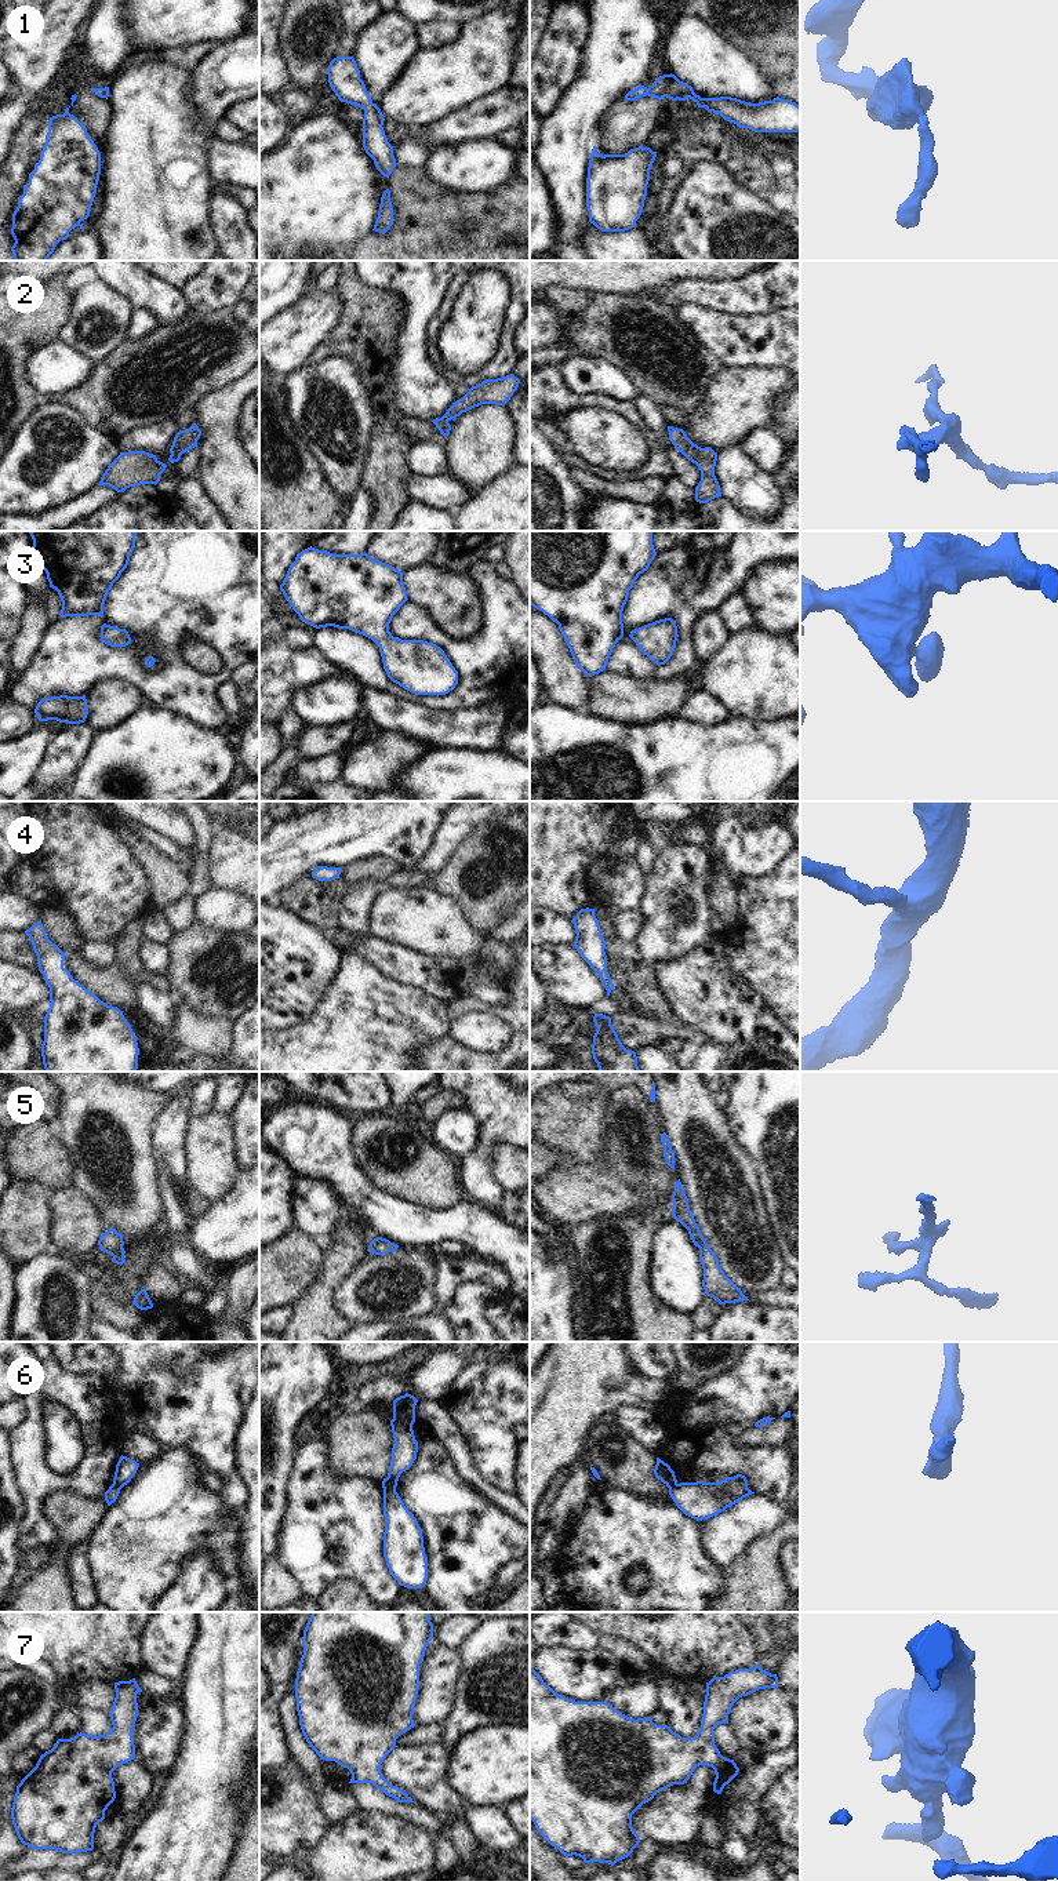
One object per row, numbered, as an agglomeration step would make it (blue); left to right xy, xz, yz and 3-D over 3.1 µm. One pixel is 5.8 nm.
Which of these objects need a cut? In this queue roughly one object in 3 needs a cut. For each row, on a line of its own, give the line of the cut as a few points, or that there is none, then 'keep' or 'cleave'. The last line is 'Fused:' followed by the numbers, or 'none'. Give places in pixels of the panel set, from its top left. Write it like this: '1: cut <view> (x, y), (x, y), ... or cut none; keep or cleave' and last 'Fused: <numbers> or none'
1: cut none; keep
2: cut none; keep
3: cut none; keep
4: cut none; keep
5: cut none; keep
6: cut xz (382, 1483), (395, 1491); cleave
7: cut none; keep
Fused: 6

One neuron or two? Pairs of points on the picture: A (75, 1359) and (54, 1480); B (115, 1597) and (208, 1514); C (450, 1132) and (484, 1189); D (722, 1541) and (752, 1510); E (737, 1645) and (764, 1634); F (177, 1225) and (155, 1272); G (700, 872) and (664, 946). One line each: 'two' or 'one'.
A: two
B: one
C: two
D: one
E: two
F: two
G: one

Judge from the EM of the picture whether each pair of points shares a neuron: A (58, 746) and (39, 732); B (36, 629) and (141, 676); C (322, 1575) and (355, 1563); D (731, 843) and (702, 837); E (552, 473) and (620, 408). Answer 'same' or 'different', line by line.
A: different
B: different
C: same
D: different
E: different

